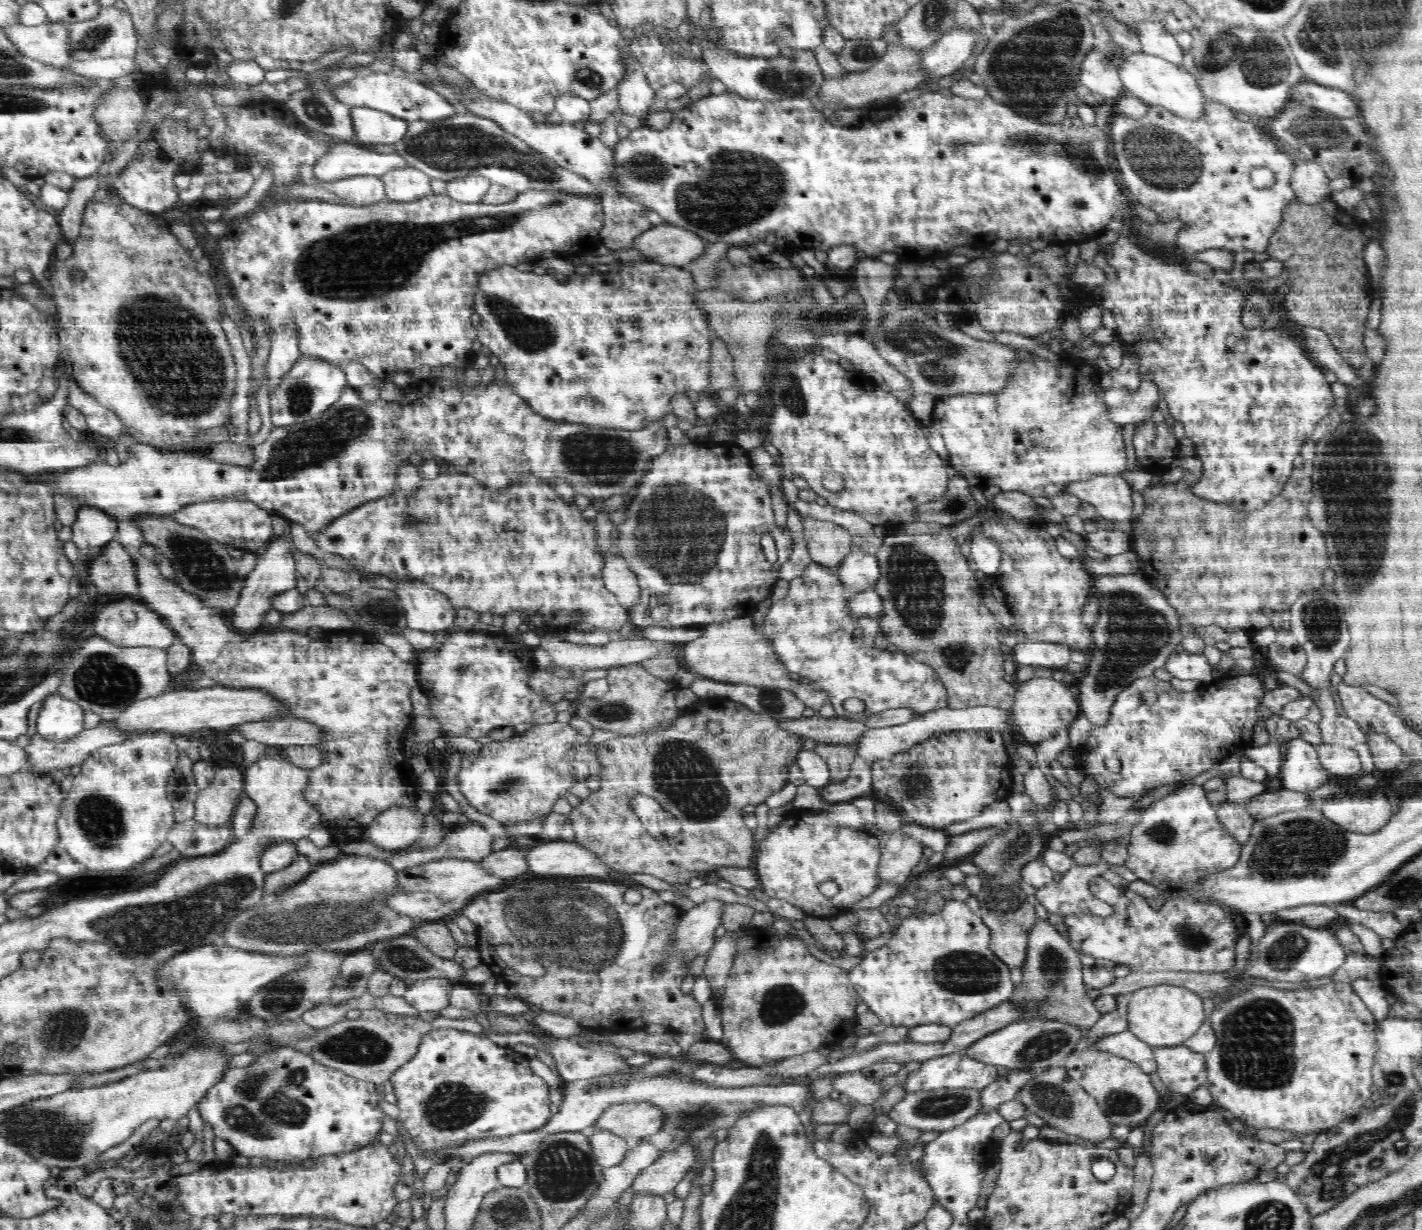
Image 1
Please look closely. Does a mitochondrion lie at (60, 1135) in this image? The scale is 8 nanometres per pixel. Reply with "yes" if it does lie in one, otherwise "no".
yes

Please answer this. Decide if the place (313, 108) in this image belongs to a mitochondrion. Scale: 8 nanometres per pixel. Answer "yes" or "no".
yes

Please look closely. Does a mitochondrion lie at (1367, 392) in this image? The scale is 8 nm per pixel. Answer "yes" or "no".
no

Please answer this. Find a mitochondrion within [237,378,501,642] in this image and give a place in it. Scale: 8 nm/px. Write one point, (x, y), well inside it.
(316, 444)

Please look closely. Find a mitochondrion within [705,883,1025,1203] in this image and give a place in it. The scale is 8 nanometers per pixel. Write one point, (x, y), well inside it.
(965, 972)

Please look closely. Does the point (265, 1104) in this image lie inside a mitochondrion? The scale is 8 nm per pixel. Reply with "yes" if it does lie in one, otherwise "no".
yes

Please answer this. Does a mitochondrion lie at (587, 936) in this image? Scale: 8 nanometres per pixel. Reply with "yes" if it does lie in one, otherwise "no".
yes

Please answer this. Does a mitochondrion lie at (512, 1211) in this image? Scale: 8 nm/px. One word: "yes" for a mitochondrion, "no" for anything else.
yes

